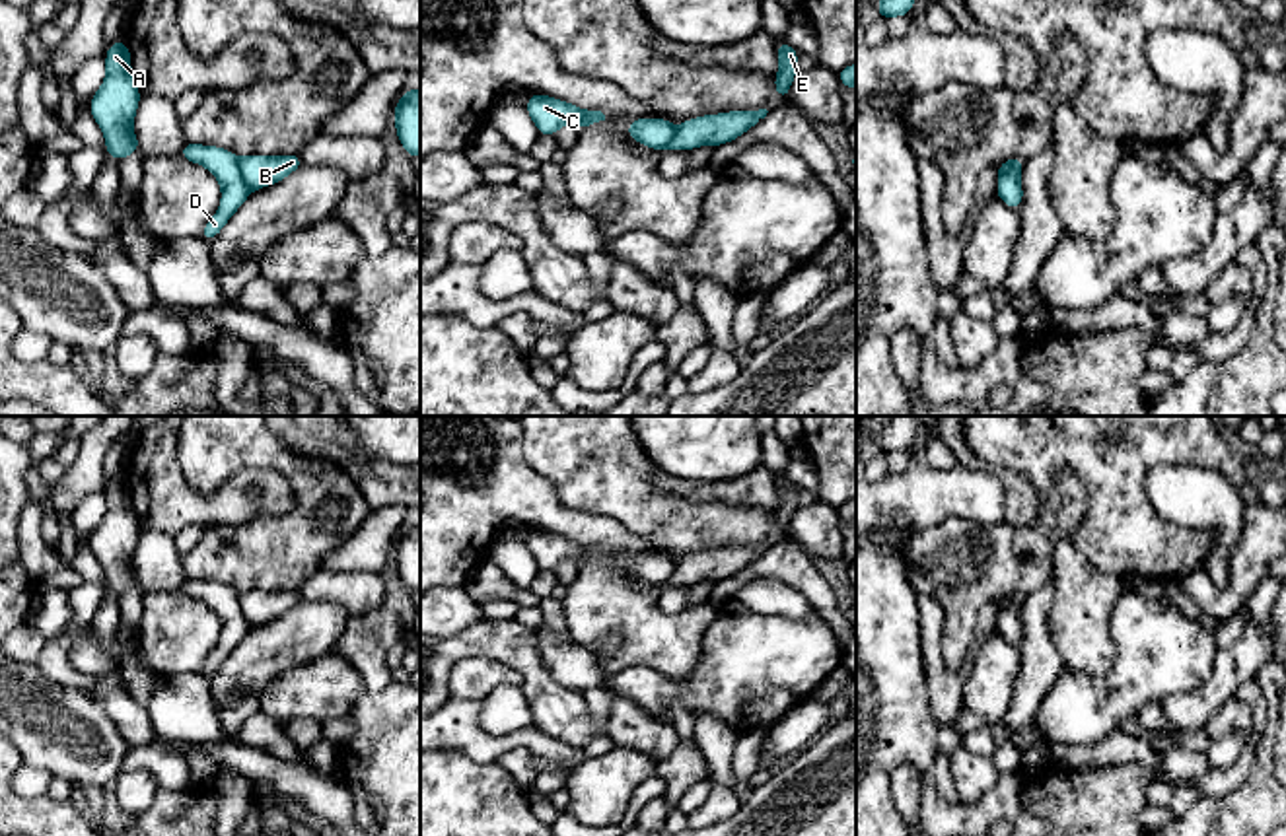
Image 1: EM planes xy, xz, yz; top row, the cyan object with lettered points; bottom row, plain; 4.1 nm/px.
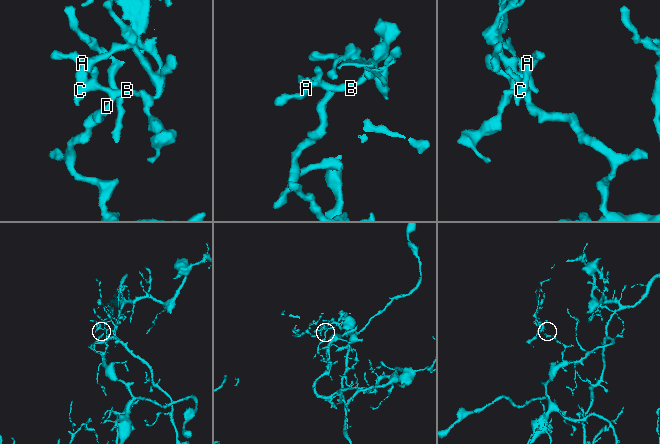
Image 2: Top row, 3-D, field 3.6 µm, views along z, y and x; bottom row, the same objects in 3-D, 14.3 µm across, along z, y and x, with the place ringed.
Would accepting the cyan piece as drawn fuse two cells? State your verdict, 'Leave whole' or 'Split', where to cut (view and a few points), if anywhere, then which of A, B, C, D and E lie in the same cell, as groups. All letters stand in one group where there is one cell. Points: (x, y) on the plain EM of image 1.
Split. Split along xy (236, 593), (240, 611), (250, 625). Groups: A C D / B E

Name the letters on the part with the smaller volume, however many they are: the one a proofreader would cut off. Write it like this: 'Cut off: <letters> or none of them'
Cut off: B, E

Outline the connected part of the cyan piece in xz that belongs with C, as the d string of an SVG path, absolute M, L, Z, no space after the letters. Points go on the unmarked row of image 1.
M531 529L525 542L539 570L545 572L554 572L566 558L574 558L578 566L584 566L593 558L605 556L601 546L582 546L580 542L541 529Z

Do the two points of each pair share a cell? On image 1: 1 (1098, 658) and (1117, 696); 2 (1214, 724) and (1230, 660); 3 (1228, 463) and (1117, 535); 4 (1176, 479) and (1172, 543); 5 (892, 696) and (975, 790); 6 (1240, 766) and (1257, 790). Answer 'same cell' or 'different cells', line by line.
1: different cells
2: different cells
3: same cell
4: different cells
5: different cells
6: different cells

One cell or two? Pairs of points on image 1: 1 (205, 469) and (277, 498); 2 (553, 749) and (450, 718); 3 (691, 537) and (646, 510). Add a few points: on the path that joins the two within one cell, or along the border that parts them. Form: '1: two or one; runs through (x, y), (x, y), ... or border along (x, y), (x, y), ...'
1: two; border along (273, 469), (240, 467), (211, 487), (183, 477)
2: one; runs through (528, 741), (475, 743)
3: one; runs through (679, 527), (658, 516)

